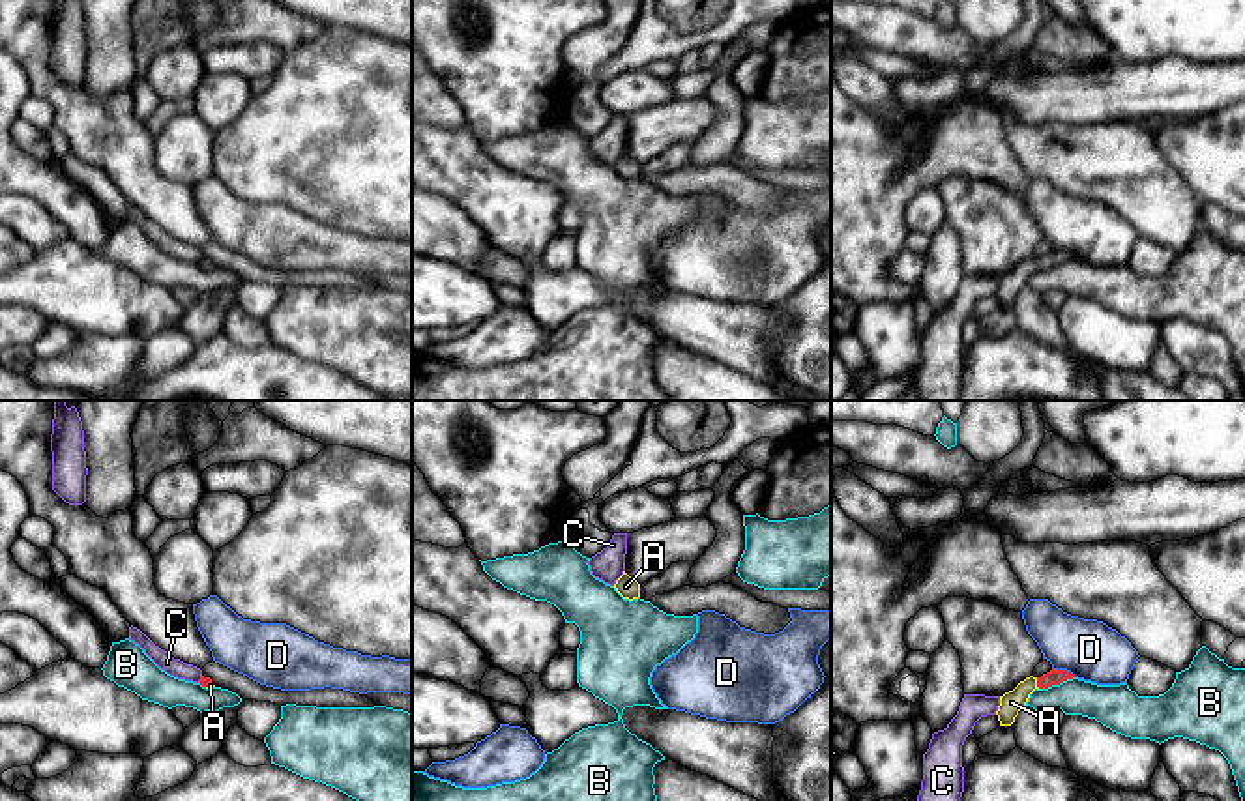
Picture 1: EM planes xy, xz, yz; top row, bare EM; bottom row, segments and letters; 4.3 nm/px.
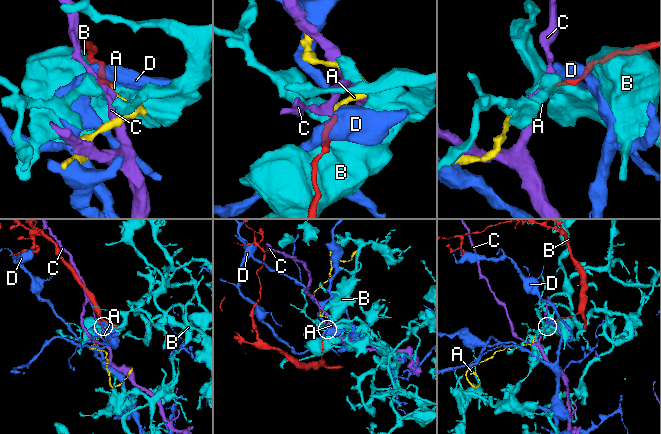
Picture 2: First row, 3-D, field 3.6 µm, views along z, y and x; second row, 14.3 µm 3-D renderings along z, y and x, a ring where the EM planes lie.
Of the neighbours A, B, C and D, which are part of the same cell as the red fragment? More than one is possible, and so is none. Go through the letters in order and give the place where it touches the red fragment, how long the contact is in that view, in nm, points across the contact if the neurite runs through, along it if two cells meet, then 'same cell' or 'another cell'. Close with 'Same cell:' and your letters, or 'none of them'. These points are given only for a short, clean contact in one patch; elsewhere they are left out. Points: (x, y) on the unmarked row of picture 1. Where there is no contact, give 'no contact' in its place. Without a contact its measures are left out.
A: contact yz (1038, 264); length 50 nm; way yz (1051, 259), (1038, 264), (1011, 283); same cell
B: contact yz (1056, 264); length 160 nm; another cell
C: contact xy (201, 261); length 40 nm; border xy (203, 257), (197, 262); another cell
D: contact yz (1064, 251); length 110 nm; another cell
Same cell: A

